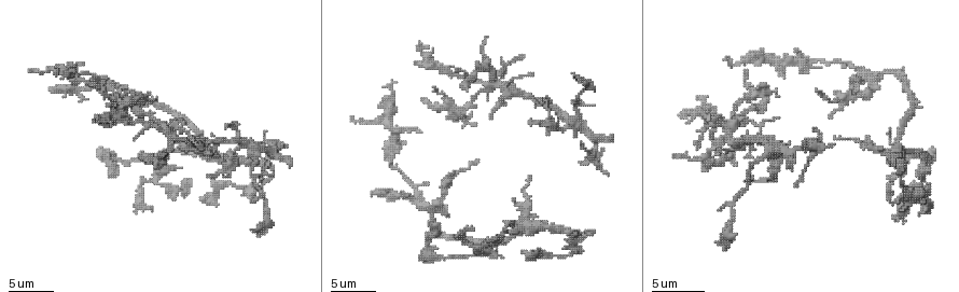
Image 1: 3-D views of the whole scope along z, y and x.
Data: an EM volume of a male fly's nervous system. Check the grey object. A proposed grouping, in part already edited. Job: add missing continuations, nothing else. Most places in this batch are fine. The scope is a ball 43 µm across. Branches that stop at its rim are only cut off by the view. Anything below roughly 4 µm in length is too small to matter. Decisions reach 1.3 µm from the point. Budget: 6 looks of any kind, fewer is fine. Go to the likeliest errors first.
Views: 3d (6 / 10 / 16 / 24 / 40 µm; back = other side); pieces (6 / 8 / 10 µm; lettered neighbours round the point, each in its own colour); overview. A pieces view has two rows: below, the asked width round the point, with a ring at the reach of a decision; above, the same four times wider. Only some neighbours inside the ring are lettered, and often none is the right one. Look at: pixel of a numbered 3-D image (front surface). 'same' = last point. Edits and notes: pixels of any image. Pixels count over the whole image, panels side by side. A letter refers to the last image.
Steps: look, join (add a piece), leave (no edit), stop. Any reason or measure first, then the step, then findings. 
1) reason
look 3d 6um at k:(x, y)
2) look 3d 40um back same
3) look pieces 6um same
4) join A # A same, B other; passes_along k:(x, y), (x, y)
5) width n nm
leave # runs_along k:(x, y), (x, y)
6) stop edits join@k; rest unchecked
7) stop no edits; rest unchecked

an open end
look pieces 10um at 1:(100, 81)

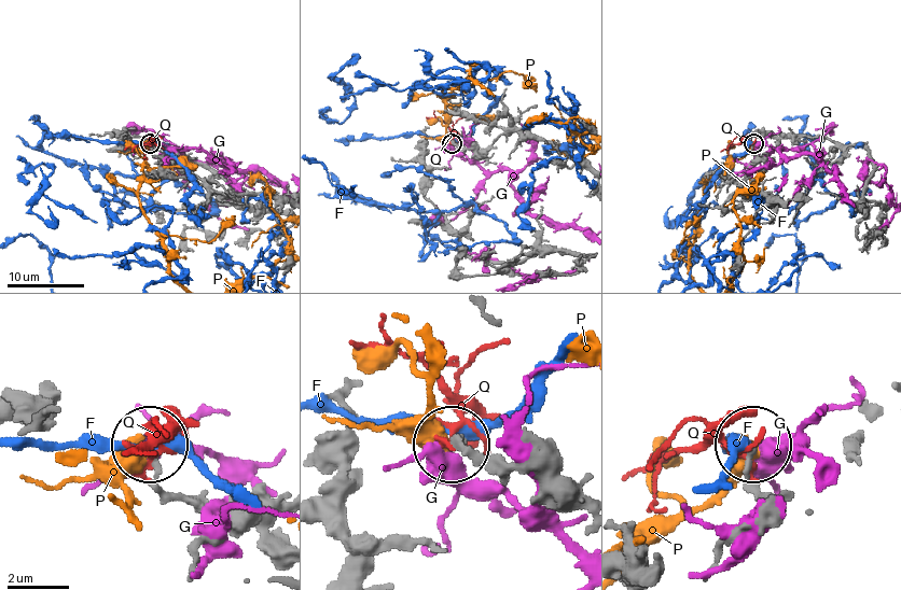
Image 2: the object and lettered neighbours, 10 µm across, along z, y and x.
leave # F other, G other, P other, Q other; none of them fits

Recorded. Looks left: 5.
an open end
look pieces 8um at 1:(210, 177)

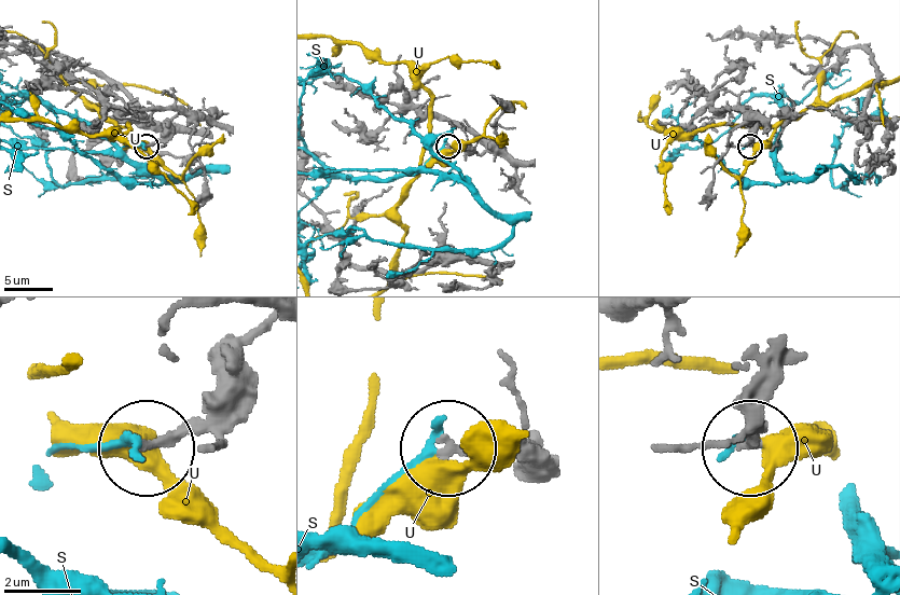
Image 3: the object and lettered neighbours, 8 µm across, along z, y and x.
leave # S other, U other; no lettered piece goes on from it

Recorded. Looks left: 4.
tapers out
look pieces 10um at 1:(201, 148)

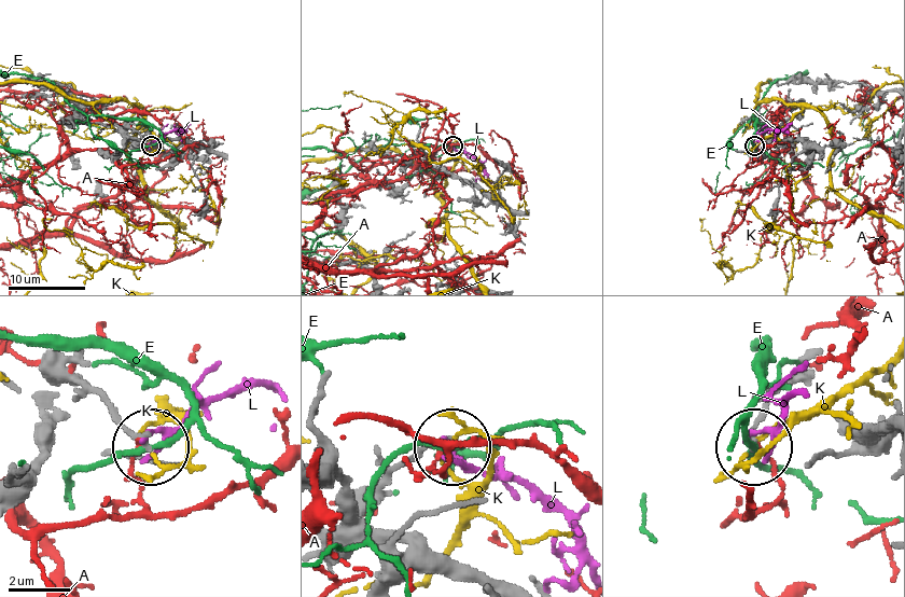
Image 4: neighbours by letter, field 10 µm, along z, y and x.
leave # A other, E other, K other, L other; no lettered piece goes on from it

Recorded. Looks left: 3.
stop no edits; rest unchecked

